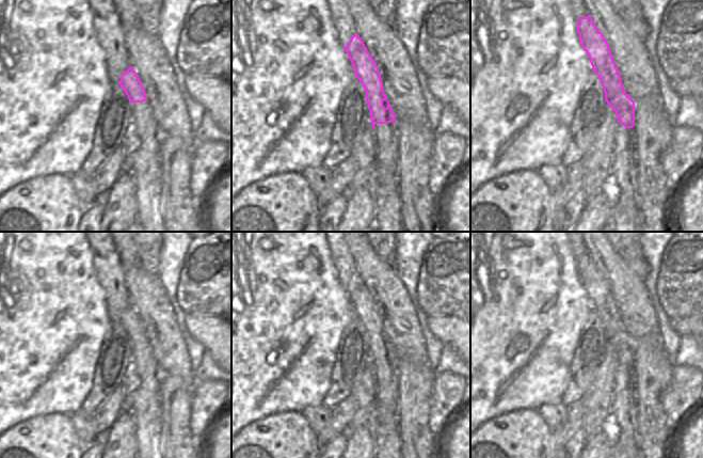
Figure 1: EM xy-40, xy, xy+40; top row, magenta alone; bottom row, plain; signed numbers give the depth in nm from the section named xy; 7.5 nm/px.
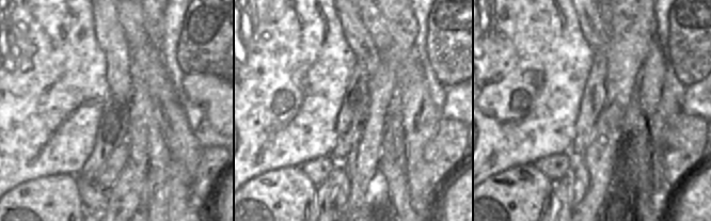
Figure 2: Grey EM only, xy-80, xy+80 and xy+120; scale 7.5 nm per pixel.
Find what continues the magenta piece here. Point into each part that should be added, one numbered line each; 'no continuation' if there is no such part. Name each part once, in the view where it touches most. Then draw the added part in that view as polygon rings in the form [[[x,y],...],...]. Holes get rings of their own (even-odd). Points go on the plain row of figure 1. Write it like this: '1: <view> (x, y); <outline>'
1: xy (385, 411); [[[396,363],[374,364],[374,407],[372,421],[380,425],[398,425],[398,377]]]

